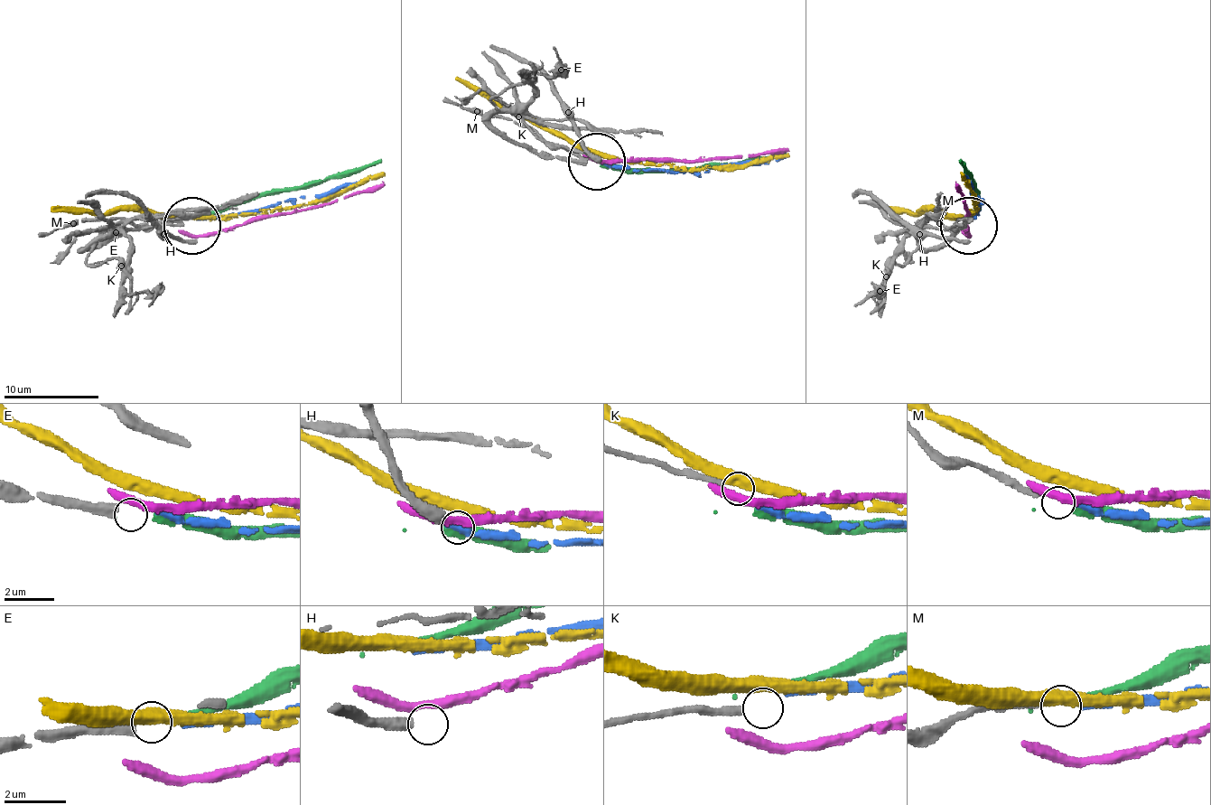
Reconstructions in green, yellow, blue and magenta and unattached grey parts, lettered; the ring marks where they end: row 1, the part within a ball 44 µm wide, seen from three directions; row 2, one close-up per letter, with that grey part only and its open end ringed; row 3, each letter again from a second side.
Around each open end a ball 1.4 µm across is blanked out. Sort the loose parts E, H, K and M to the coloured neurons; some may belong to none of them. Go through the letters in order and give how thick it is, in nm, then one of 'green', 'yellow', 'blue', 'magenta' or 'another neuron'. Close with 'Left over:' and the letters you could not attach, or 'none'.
E: 460 nm | green
H: 400 nm | another neuron
K: 240 nm | another neuron
M: 220 nm | blue
Left over: H, K

